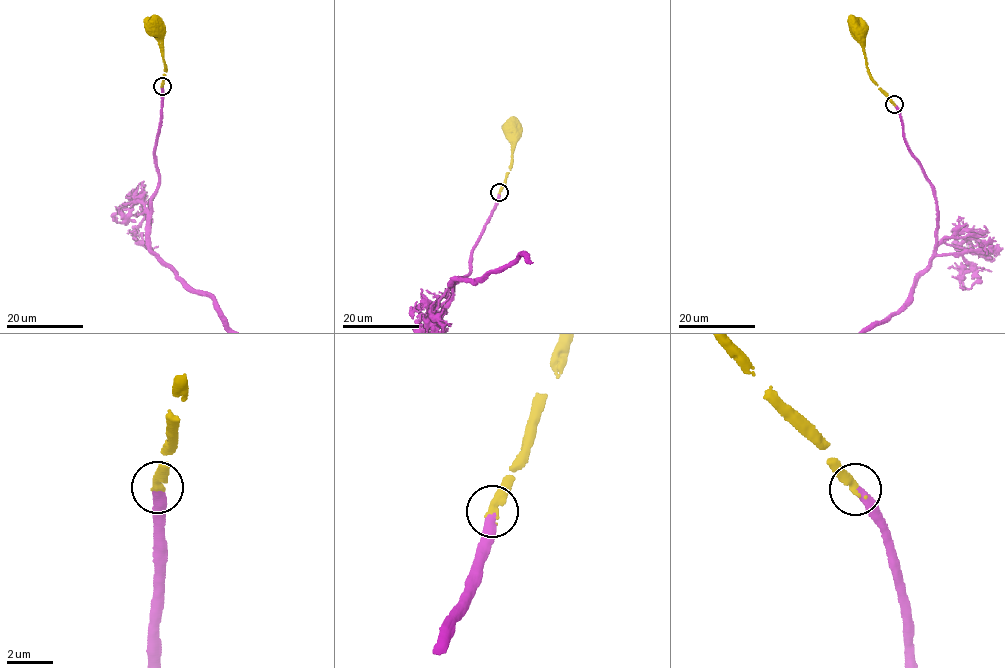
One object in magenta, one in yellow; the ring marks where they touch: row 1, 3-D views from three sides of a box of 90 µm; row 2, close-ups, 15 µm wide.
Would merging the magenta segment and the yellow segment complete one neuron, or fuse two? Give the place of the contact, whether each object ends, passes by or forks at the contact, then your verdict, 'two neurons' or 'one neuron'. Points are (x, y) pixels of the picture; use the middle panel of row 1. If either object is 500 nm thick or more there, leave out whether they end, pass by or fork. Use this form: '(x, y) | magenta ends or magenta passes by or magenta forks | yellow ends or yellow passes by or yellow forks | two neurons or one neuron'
(499, 192) | magenta ends | yellow ends | one neuron

